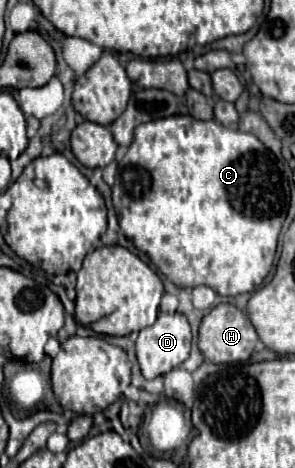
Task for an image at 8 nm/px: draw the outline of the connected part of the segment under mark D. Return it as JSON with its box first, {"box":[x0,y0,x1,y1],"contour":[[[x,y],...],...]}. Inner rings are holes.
{"box":[136,313,192,379],"contour":[[[160,313],[156,323],[142,329],[136,339],[136,357],[140,363],[140,371],[146,379],[154,379],[158,375],[164,375],[178,365],[182,365],[188,359],[192,345],[192,331],[188,325],[188,319],[182,313]]]}

